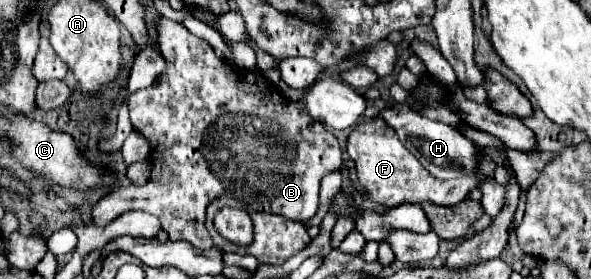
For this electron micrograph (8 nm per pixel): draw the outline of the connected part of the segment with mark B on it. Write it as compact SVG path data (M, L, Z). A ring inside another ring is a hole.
M158 18L156 26L158 44L168 62L168 70L160 74L154 86L126 98L134 130L150 142L152 174L144 186L122 186L102 198L92 210L94 224L106 226L126 210L144 210L160 218L162 230L168 232L170 240L188 240L196 248L208 248L208 242L196 242L196 234L206 234L206 208L218 196L230 196L254 210L266 210L290 220L306 222L312 218L319 206L321 179L342 164L336 136L326 130L324 124L314 122L298 102L282 96L262 74L222 62L212 46L188 32L184 24Z

